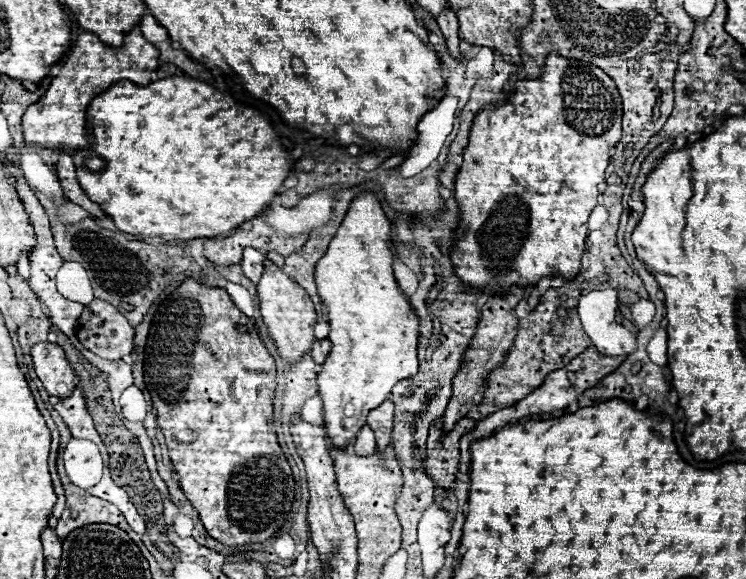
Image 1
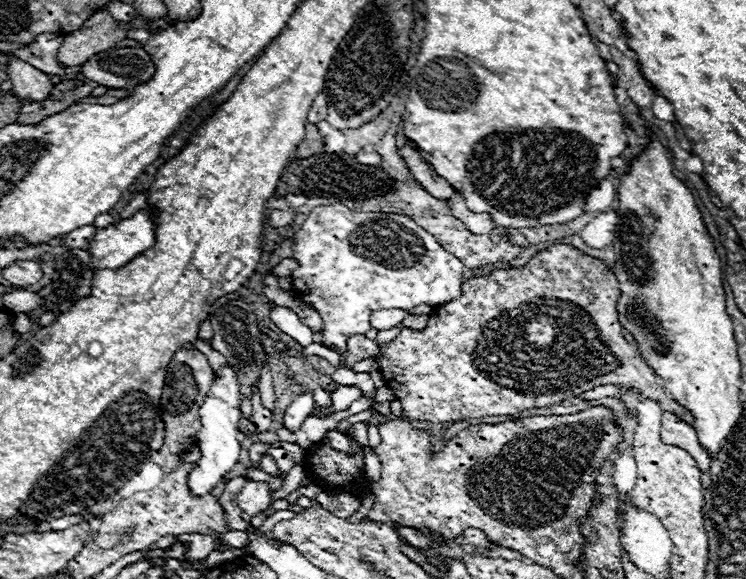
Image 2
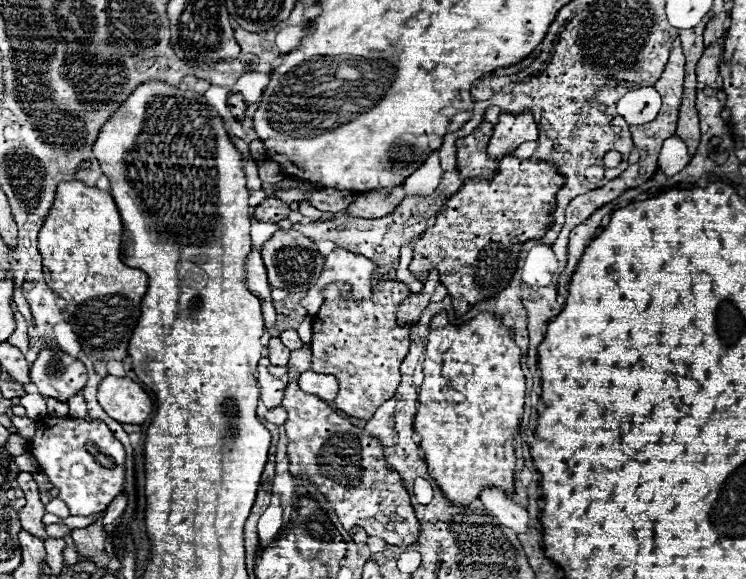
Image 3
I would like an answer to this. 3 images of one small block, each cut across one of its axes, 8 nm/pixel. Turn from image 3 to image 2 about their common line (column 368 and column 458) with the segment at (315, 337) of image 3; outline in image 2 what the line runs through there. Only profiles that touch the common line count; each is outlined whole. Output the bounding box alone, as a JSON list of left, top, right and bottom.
[376,244,694,424]

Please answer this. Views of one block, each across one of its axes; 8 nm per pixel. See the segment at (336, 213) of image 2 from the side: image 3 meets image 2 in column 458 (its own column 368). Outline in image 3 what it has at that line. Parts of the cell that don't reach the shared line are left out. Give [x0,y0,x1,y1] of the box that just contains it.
[311,248,378,300]

